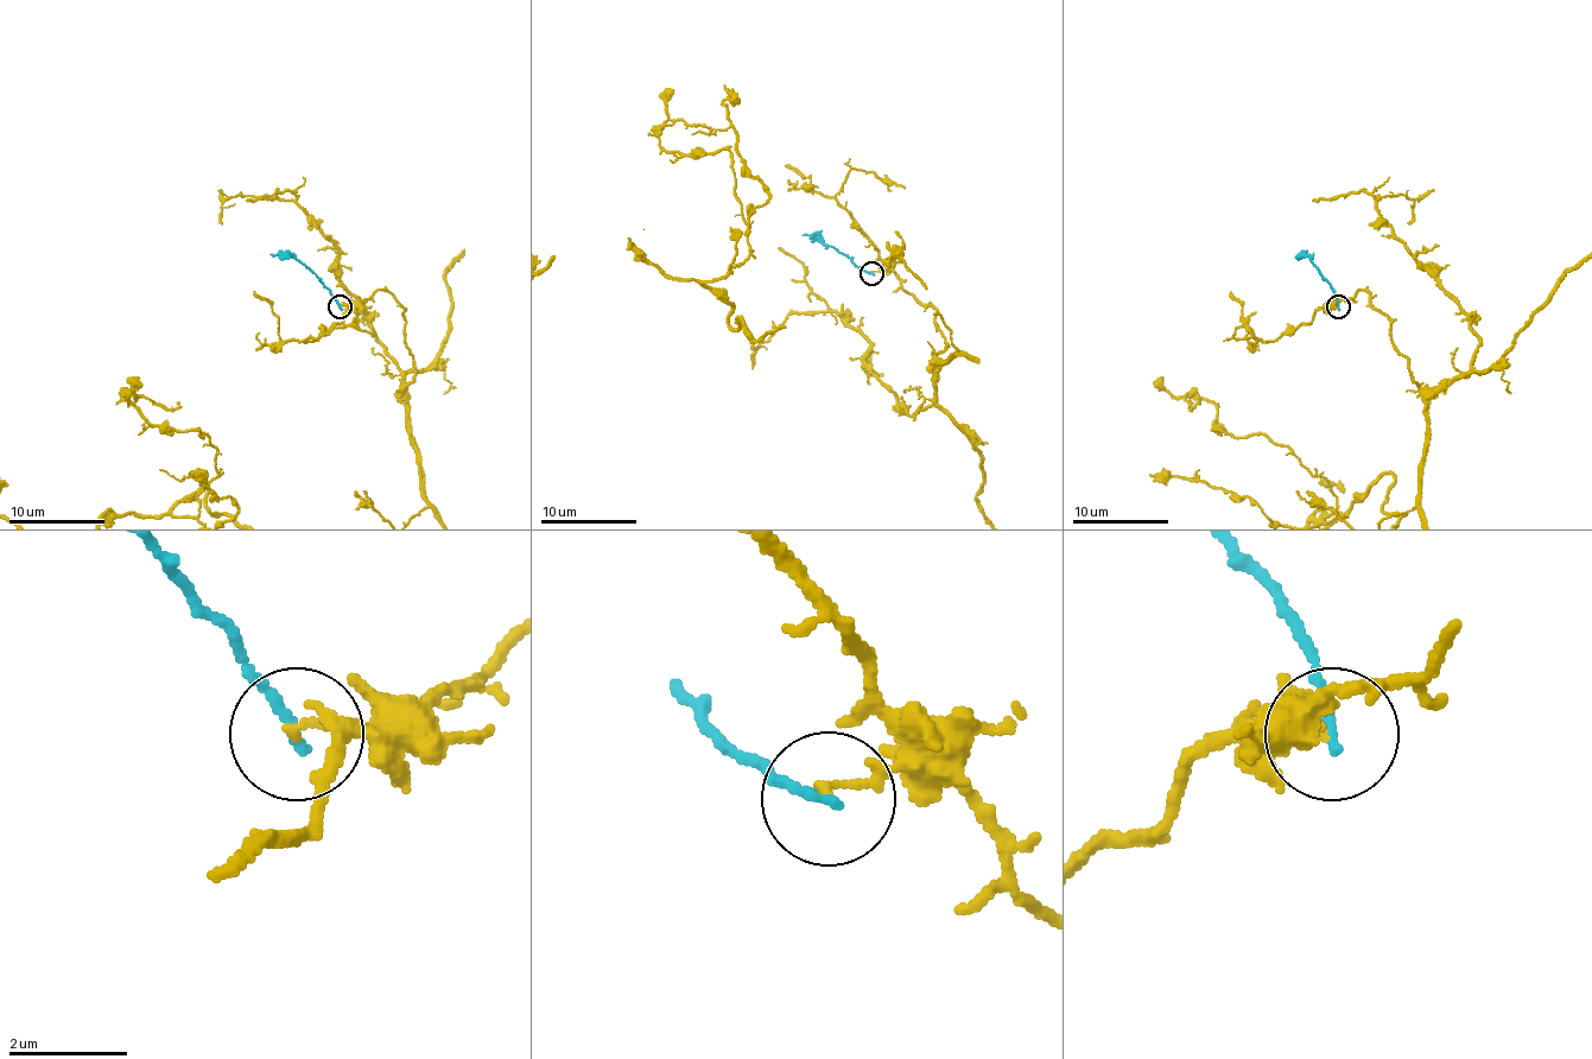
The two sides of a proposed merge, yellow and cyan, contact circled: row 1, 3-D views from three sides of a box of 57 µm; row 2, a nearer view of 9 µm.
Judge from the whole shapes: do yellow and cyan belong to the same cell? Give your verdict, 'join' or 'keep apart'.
keep apart

